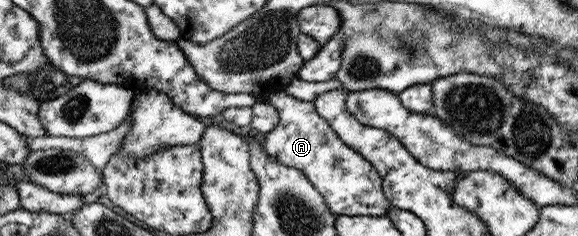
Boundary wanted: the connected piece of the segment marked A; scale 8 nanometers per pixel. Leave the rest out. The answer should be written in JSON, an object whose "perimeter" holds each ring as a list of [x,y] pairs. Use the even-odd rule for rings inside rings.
{"perimeter":[[[284,90],[267,96],[264,101],[275,107],[279,116],[279,123],[273,131],[265,134],[265,136],[255,135],[255,138],[258,139],[256,143],[261,144],[262,149],[270,157],[275,157],[279,164],[283,164],[283,166],[301,171],[307,180],[319,190],[327,208],[334,215],[383,216],[386,214],[389,204],[383,196],[381,190],[382,181],[379,174],[371,167],[370,162],[367,162],[359,154],[339,141],[331,126],[327,125],[322,116],[319,116],[318,112],[314,110],[313,103],[293,98]]]}

